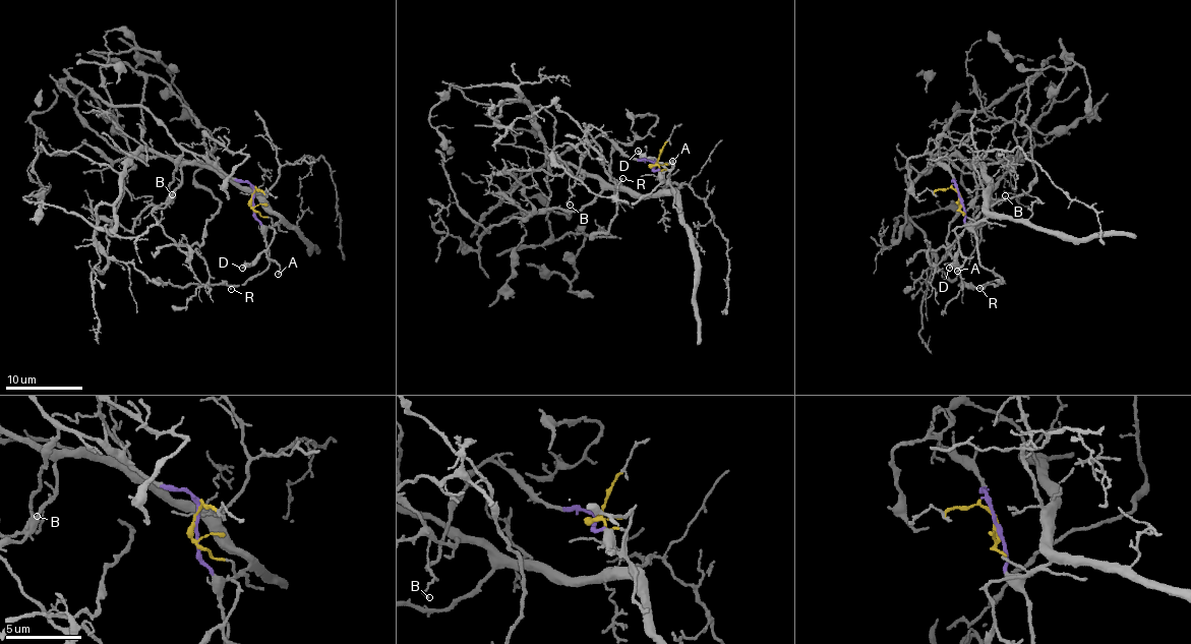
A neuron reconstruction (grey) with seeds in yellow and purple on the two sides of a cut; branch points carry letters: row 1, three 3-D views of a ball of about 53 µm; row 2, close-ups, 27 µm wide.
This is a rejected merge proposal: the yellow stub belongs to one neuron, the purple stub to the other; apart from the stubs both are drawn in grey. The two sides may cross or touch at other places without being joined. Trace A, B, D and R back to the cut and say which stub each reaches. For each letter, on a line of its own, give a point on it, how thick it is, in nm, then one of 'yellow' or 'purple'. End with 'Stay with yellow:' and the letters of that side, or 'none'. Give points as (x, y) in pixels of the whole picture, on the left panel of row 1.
A: at (278, 274); 190 nm thick; yellow
B: at (172, 194); 110 nm thick; purple
D: at (242, 268); 190 nm thick; yellow
R: at (231, 289); 120 nm thick; purple
Stay with yellow: A, D

